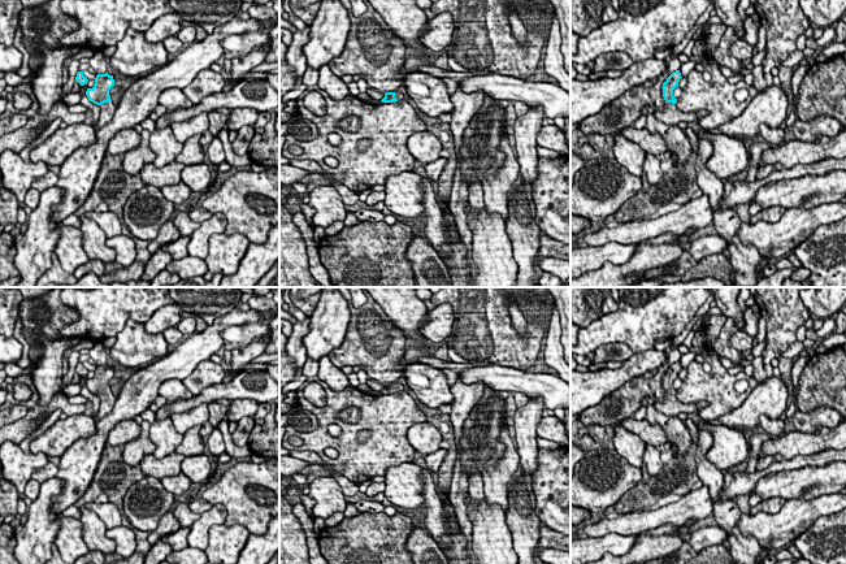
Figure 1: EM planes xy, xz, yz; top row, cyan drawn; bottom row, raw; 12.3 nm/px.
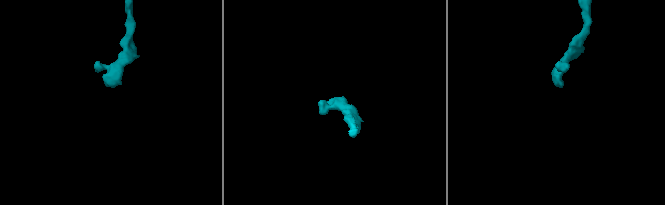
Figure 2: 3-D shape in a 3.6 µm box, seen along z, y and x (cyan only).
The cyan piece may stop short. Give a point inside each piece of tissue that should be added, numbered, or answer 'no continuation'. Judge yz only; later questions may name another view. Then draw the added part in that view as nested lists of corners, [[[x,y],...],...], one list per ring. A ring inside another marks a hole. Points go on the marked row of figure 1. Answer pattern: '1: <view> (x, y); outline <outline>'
1: yz (669, 115); outline [[[665,103],[663,109],[654,109],[654,116],[665,125],[677,125],[680,121],[697,122],[708,114],[706,109],[698,112],[681,112],[676,104]]]

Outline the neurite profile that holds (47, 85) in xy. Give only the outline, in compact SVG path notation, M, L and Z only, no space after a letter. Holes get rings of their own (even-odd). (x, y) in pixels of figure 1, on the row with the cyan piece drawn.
M39 43L35 48L34 57L43 61L42 66L31 73L30 81L32 92L39 103L39 113L47 114L53 104L62 100L62 66L66 57L77 55L83 47L70 45L57 49L48 48Z

